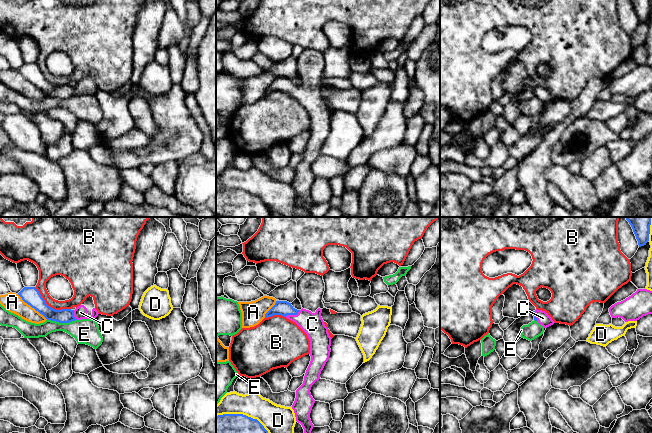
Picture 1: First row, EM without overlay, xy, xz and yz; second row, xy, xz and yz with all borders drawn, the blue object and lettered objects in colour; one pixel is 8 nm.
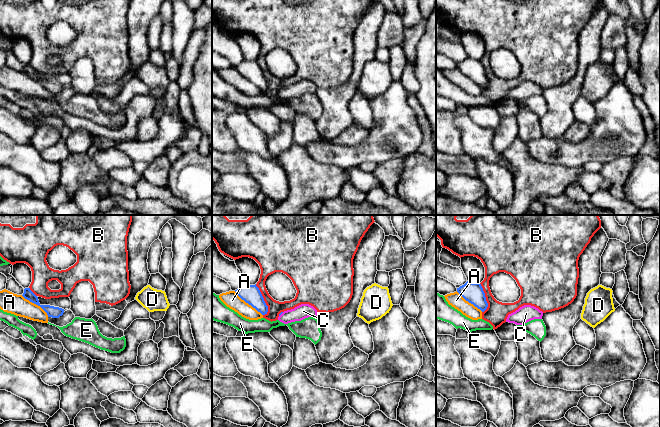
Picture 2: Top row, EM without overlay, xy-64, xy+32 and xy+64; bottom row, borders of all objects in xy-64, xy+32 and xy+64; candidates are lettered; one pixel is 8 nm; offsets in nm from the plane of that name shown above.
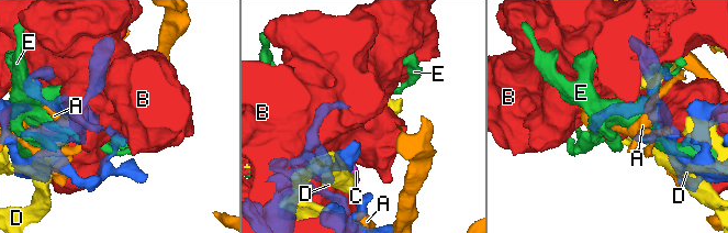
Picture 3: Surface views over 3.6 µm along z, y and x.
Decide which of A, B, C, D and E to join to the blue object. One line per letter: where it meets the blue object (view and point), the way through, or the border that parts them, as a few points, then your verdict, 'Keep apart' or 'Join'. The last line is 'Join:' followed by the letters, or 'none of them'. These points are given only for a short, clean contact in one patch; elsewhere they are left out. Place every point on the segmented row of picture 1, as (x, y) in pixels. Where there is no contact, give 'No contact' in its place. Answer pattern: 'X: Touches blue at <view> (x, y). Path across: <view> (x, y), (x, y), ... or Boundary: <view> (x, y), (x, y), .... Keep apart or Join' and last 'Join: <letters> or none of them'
A: Touches blue at xy (32, 307). Keep apart
B: Touches blue at xy (49, 306). Keep apart
C: Touches blue at xz (292, 314). Path across: xz (283, 308), (292, 314), (302, 317), (312, 324). Join
D: Touches blue at xz (242, 414). Keep apart
E: Touches blue at xy (62, 322). Keep apart
Join: C

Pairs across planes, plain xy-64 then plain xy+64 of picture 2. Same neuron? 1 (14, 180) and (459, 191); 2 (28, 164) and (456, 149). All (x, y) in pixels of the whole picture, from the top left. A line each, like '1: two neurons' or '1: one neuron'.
1: one neuron
2: two neurons

